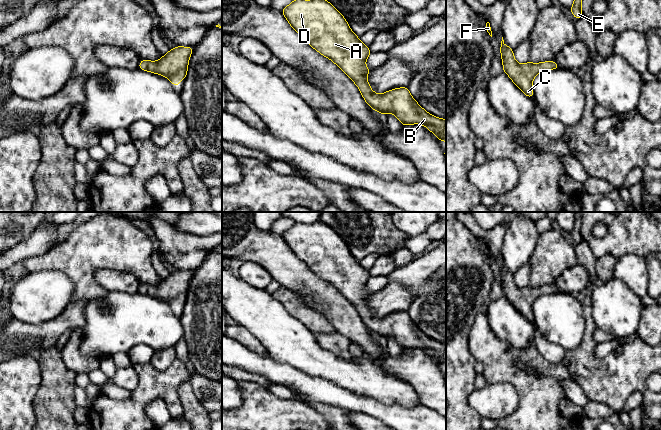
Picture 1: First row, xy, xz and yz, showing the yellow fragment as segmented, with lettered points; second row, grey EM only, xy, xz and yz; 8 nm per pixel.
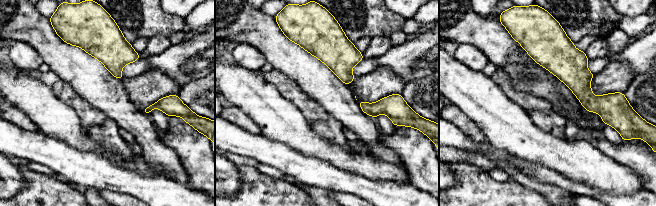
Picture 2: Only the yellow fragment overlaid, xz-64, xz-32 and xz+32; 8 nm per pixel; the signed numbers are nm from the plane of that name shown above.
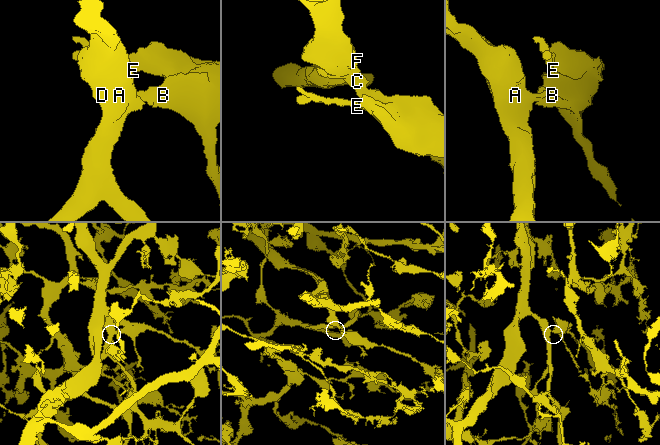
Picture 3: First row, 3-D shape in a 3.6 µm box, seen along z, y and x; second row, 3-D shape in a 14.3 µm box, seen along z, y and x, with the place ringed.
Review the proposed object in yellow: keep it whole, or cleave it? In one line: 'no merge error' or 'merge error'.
no merge error

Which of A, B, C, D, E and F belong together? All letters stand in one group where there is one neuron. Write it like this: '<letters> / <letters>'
A B C D E F

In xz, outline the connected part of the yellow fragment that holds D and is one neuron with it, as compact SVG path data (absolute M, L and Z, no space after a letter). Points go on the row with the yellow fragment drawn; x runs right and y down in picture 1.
M294 0L282 10L291 27L309 45L333 61L359 88L366 103L375 111L392 113L403 124L421 124L446 142L446 120L425 111L407 87L383 94L372 91L365 63L370 49L349 27L342 14L326 0Z

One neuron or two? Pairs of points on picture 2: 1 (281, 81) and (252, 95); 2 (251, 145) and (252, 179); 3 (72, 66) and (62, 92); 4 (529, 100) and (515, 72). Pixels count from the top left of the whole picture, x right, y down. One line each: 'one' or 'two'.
1: two
2: two
3: two
4: two

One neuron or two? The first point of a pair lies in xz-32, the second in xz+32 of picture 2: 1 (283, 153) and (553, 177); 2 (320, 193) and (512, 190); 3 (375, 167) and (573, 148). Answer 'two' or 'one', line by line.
1: one
2: two
3: one

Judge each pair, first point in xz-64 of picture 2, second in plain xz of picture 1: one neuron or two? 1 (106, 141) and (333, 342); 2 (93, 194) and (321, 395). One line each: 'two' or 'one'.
1: one
2: two

